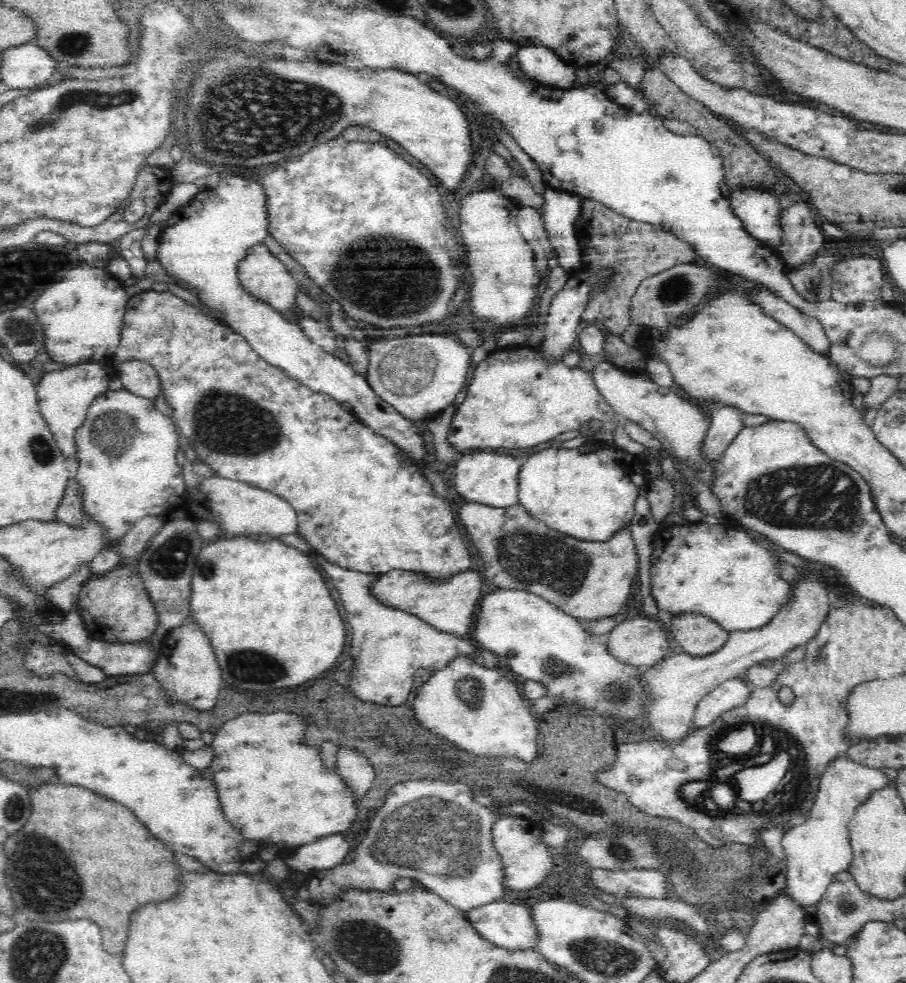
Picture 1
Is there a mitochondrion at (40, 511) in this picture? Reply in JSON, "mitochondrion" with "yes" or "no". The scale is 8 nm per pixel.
{"mitochondrion":"no"}

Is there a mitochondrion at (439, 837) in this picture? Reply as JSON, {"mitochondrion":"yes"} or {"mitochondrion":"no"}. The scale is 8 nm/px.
{"mitochondrion":"yes"}

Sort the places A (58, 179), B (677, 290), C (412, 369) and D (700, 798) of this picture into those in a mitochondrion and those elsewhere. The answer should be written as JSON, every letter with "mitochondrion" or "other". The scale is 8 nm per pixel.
{"A":"other","B":"mitochondrion","C":"mitochondrion","D":"mitochondrion"}

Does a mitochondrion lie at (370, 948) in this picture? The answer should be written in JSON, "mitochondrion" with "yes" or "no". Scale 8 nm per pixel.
{"mitochondrion":"yes"}

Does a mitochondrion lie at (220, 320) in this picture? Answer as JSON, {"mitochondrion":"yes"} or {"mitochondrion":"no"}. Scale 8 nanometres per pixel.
{"mitochondrion":"no"}

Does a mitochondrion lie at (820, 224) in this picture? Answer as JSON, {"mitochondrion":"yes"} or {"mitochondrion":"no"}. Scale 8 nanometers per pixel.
{"mitochondrion":"no"}

